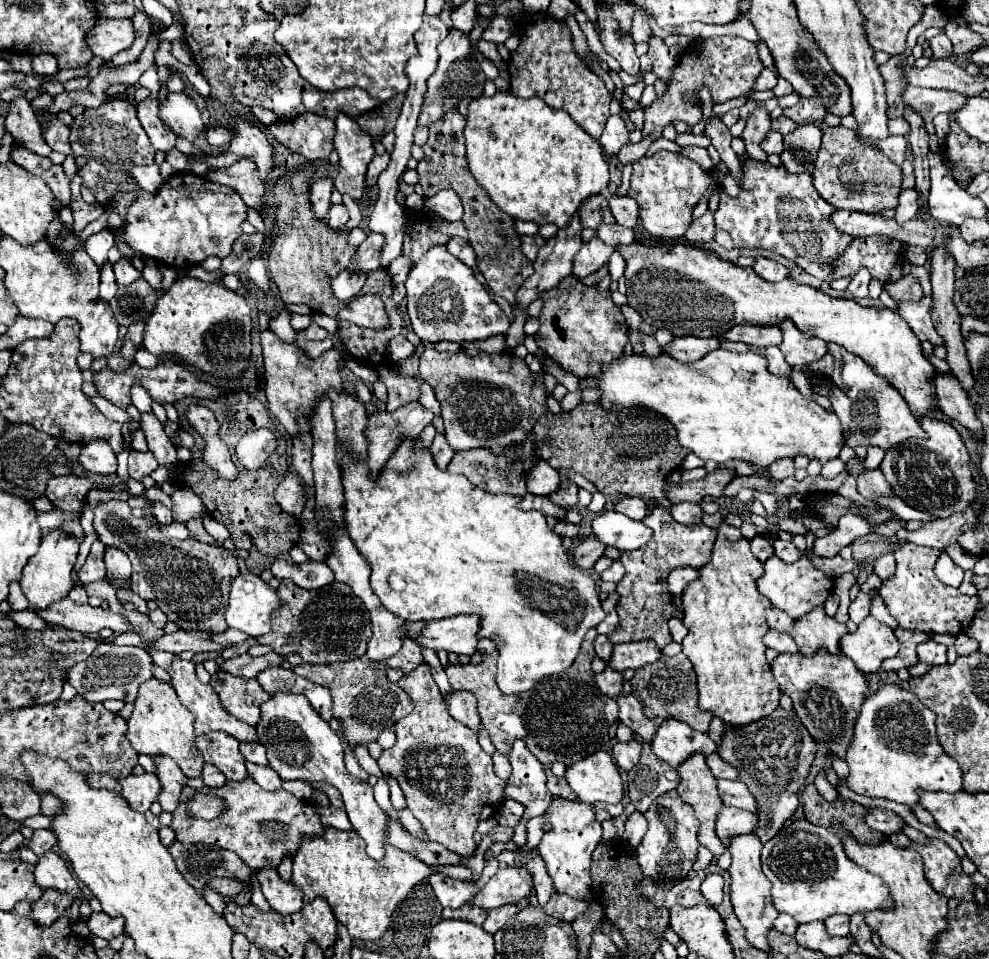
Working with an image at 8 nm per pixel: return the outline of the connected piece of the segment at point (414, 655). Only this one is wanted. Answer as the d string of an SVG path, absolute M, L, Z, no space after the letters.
M403 638L403 648L391 660L387 660L387 666L389 668L401 668L407 674L413 668L417 668L421 662L423 662L423 658L421 658L419 646L411 638Z

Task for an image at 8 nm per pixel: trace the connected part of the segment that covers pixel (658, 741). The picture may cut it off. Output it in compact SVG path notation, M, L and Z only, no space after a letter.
M663 720L663 724L657 726L655 738L651 740L651 750L655 756L677 768L683 760L687 760L693 752L711 754L715 752L715 742L687 724L679 720Z

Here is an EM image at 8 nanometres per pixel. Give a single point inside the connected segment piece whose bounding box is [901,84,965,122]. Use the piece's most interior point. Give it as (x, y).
(927, 102)

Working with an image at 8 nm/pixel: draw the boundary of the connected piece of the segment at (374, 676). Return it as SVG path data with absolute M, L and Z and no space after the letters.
M355 658L347 662L333 662L333 664L307 664L301 662L293 666L293 672L305 676L307 680L327 686L333 696L333 716L343 720L345 724L345 738L349 744L367 744L377 740L379 732L387 726L393 726L397 720L405 718L413 710L411 698L391 682L385 672L375 672L369 668L367 660Z

